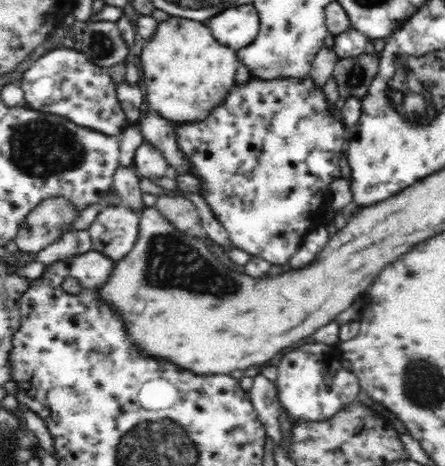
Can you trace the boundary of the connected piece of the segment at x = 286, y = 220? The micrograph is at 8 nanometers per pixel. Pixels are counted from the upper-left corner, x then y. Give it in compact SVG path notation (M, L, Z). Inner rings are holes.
M308 74L302 76L302 78L286 76L274 80L259 80L250 75L247 82L235 83L226 94L224 102L218 104L218 107L212 108L206 119L190 123L178 123L174 128L176 145L178 145L178 149L182 151L182 155L189 163L188 173L197 176L198 181L200 181L200 192L198 194L204 198L215 217L224 226L233 246L241 248L248 254L261 256L272 264L286 264L289 258L296 254L298 247L302 244L309 231L324 223L325 214L323 214L323 210L326 208L331 196L329 186L334 179L342 178L339 159L342 155L346 156L344 145L347 144L346 134L348 128L343 123L341 114L336 116L332 113L334 109L330 107L332 104L328 102L326 97L323 87L316 86Z

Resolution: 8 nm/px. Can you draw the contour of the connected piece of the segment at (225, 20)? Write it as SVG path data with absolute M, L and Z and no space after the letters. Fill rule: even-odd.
M253 3L243 4L224 9L208 26L220 44L239 51L255 39L260 29L260 16Z

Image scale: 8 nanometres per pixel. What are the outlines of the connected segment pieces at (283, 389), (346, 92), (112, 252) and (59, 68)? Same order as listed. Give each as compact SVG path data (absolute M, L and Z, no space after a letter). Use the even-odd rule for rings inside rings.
M320 343L304 344L284 354L278 360L278 380L280 403L294 420L326 421L338 410L359 401L361 387L357 377L340 366L341 352L337 346Z
M362 53L355 57L340 59L336 63L332 77L338 83L340 95L361 99L368 92L378 71L379 54Z
M123 203L109 205L88 228L92 250L114 261L125 257L138 238L139 218L139 212Z
M63 47L51 49L23 72L19 85L24 91L23 104L30 109L66 117L66 119L74 121L74 124L78 126L94 129L108 136L120 134L122 130L129 126L117 97L117 86L108 75L108 67L102 67L90 62L77 47L72 49Z

